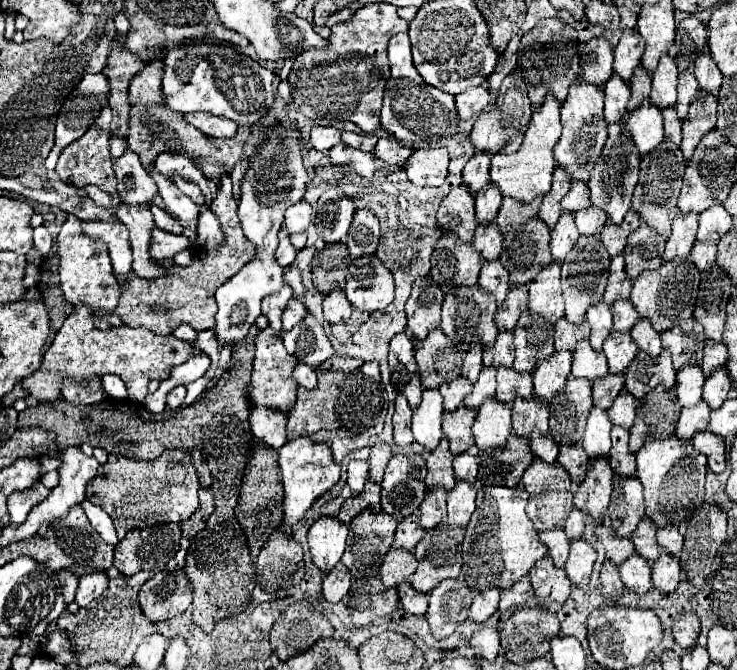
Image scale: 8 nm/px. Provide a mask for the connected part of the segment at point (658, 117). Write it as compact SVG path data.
M644 101L638 109L634 109L624 125L626 125L626 131L630 133L630 139L634 141L634 147L638 149L640 157L648 155L664 139L662 111L658 107L654 107L650 101Z

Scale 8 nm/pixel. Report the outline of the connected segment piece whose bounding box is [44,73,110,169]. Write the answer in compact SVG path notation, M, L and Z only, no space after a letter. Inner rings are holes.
M104 73L86 75L82 85L86 85L86 93L82 89L76 89L62 105L56 121L56 141L46 157L46 169L54 169L60 151L70 145L72 141L80 139L90 125L98 119L102 107L108 103L108 91L110 83L106 81Z

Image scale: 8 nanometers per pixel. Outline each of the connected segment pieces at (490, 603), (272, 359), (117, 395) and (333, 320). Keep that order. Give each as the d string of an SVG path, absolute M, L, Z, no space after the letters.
M488 589L480 593L470 605L470 619L478 625L484 625L488 617L494 615L498 609L498 595L500 595L498 589Z
M270 327L260 331L256 337L256 357L254 357L252 379L250 379L250 385L246 387L248 401L252 405L264 405L264 407L270 407L280 413L288 413L290 409L294 409L298 385L292 379L292 371L296 365L298 365L298 361L292 355L288 355L288 351L284 349L280 333L272 331Z
M104 375L102 377L102 387L104 387L108 397L114 397L114 399L126 399L128 397L126 385L118 375Z
M342 289L330 291L330 295L324 297L324 317L330 325L344 323L352 313L352 305L348 303L346 295Z

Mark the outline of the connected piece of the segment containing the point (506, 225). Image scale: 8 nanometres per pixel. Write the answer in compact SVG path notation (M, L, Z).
M536 197L534 201L522 205L518 201L512 201L512 199L504 199L502 201L502 207L500 207L500 213L496 217L496 225L500 229L502 235L506 235L506 231L510 231L514 225L522 225L526 221L530 221L538 209L540 209L540 203L542 203L542 197Z

